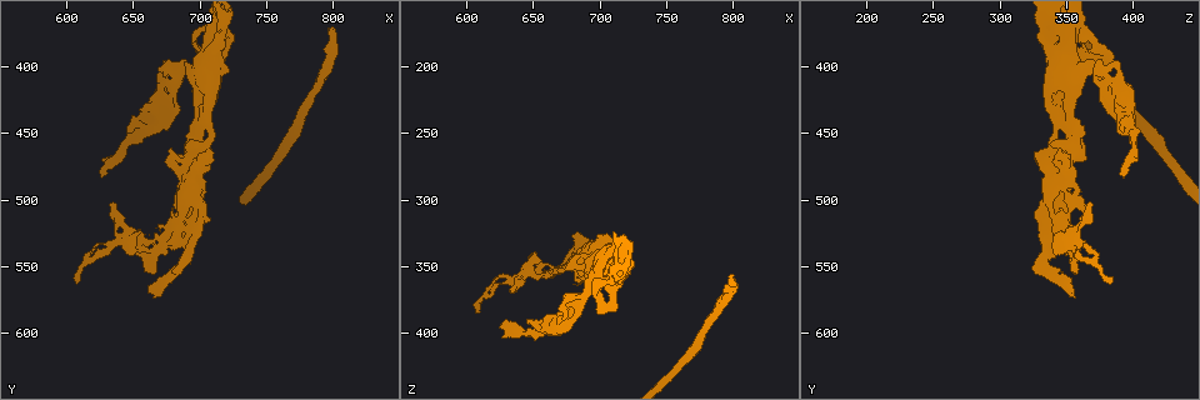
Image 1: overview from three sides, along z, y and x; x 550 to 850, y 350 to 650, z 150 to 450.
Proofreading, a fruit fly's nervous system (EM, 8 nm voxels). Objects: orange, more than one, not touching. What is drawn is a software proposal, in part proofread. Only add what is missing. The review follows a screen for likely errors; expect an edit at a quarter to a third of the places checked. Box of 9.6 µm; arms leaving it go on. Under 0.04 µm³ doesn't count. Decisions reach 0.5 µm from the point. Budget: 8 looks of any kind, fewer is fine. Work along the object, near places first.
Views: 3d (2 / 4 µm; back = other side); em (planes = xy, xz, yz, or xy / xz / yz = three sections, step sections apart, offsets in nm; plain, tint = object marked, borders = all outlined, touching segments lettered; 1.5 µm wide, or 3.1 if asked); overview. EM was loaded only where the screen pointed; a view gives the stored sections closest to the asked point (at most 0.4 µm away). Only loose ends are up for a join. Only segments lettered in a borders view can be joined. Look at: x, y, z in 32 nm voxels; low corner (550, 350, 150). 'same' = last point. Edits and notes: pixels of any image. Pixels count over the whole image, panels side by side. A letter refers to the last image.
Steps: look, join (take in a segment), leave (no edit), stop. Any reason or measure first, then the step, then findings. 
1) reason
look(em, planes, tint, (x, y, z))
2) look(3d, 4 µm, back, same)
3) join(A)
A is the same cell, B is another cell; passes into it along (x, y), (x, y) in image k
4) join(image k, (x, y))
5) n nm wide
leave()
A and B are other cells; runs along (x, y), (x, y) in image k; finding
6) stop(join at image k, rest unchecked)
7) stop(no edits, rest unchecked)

look(3d, 2 µm, (626, 482, 390))

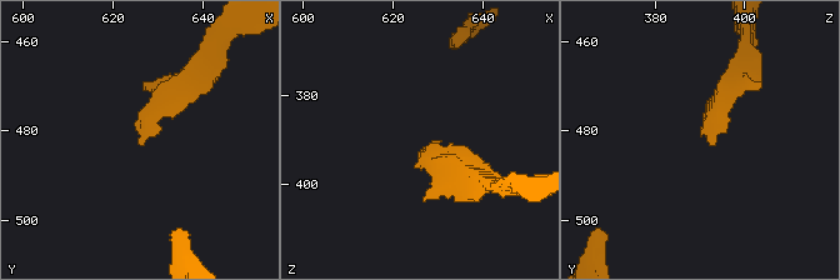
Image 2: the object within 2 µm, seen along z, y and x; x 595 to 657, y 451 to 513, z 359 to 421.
look(em, planes, borders, (625, 483, 392))

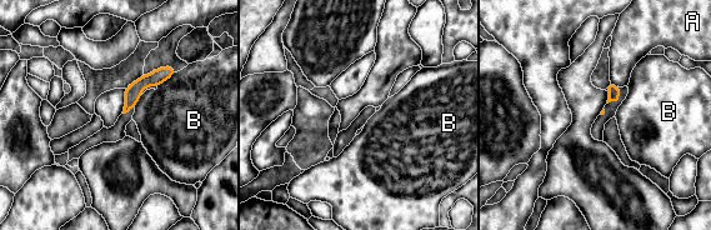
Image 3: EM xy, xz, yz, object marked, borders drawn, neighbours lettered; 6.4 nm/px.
leave()
A and B are other cells; border along (175, 73), (158, 86) in image 3; no lettered segment goes on from it

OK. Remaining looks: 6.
thin end
look(3d, 4 µm, (608, 560, 386))

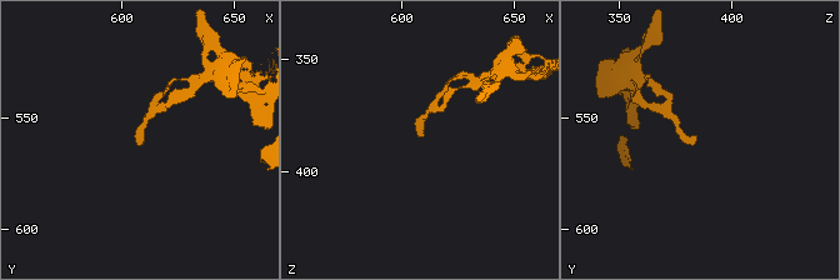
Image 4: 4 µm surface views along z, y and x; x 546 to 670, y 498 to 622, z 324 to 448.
look(em, xy, step 8, borders, (609, 559, 385))

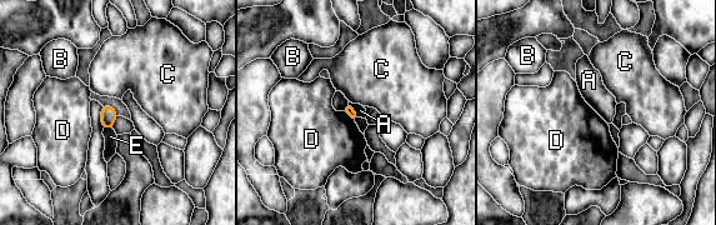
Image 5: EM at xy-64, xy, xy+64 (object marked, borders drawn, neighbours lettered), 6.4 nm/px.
A touches over 110 nm
leave()
A, B, C, D and E are other cells; none of them fits

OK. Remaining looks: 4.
branch stops here
look(3d, 4 µm, (798, 370, 358))

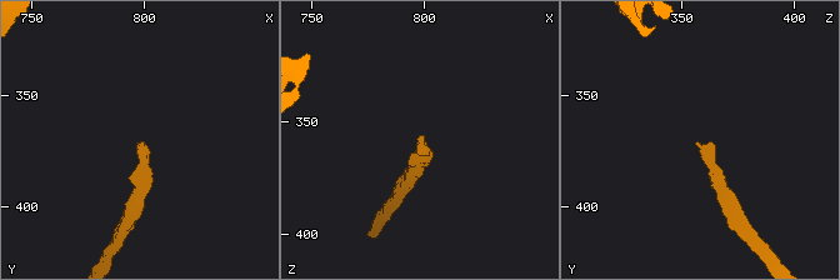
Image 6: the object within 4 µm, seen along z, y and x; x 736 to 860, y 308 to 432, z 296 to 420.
need the tissue
look(em, planes, borders, (797, 372, 355))

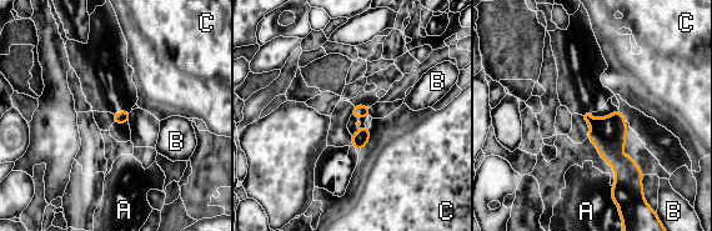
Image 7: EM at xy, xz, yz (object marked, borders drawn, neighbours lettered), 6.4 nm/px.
leave()
A, B and C are other cells; border along (370, 127), (370, 140), (361, 150) in image 7; none of them fits

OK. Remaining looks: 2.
stop(no edits, rest unchecked)

